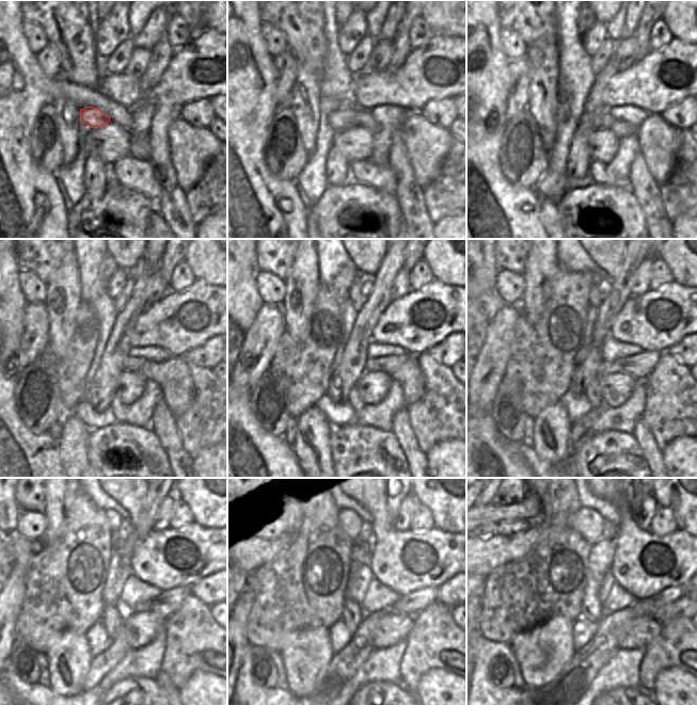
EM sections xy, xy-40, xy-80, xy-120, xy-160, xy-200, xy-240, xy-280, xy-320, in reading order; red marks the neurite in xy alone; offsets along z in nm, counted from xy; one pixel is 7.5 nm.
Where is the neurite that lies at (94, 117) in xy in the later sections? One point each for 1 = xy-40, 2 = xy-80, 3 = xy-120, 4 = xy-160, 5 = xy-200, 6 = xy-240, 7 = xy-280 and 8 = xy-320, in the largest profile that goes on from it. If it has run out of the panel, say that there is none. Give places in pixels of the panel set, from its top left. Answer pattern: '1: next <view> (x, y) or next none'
1: next xy-40 (344, 117)
2: next xy-80 (596, 119)
3: next xy-120 (130, 364)
4: next xy-160 (387, 365)
5: next xy-200 (642, 365)
6: next xy-240 (165, 604)
7: next xy-280 (413, 603)
8: next xy-320 (669, 594)

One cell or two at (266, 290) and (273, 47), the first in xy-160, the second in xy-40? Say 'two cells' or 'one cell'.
one cell

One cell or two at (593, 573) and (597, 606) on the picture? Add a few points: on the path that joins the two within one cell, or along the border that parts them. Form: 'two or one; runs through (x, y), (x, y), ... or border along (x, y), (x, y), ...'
one; runs through (593, 581), (593, 597)

